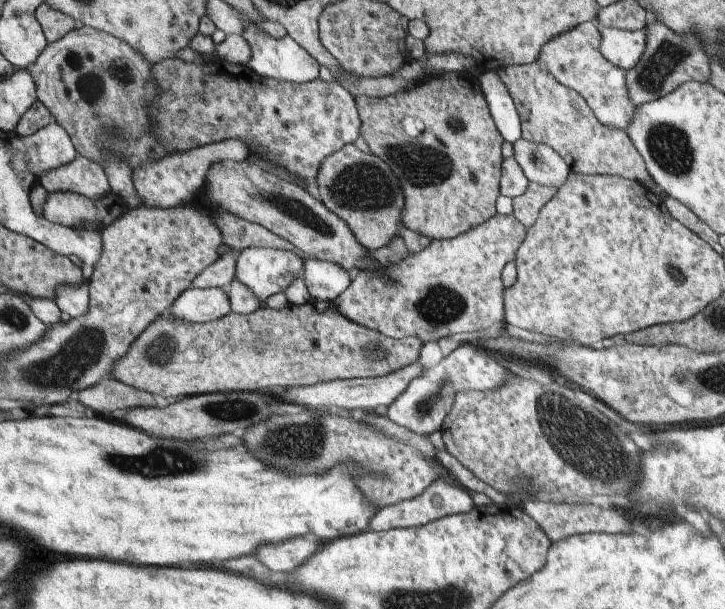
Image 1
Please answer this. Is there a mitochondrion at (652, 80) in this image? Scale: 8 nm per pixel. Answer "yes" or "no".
yes

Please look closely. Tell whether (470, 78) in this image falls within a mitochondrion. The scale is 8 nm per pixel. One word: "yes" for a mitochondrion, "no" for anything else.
no

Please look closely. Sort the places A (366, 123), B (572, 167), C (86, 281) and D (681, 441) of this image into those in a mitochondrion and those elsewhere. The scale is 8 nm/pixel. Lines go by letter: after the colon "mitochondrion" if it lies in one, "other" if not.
A: other
B: other
C: other
D: mitochondrion

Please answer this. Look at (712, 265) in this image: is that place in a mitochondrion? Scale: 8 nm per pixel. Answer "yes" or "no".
no

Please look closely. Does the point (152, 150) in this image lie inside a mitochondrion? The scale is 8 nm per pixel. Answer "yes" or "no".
yes

